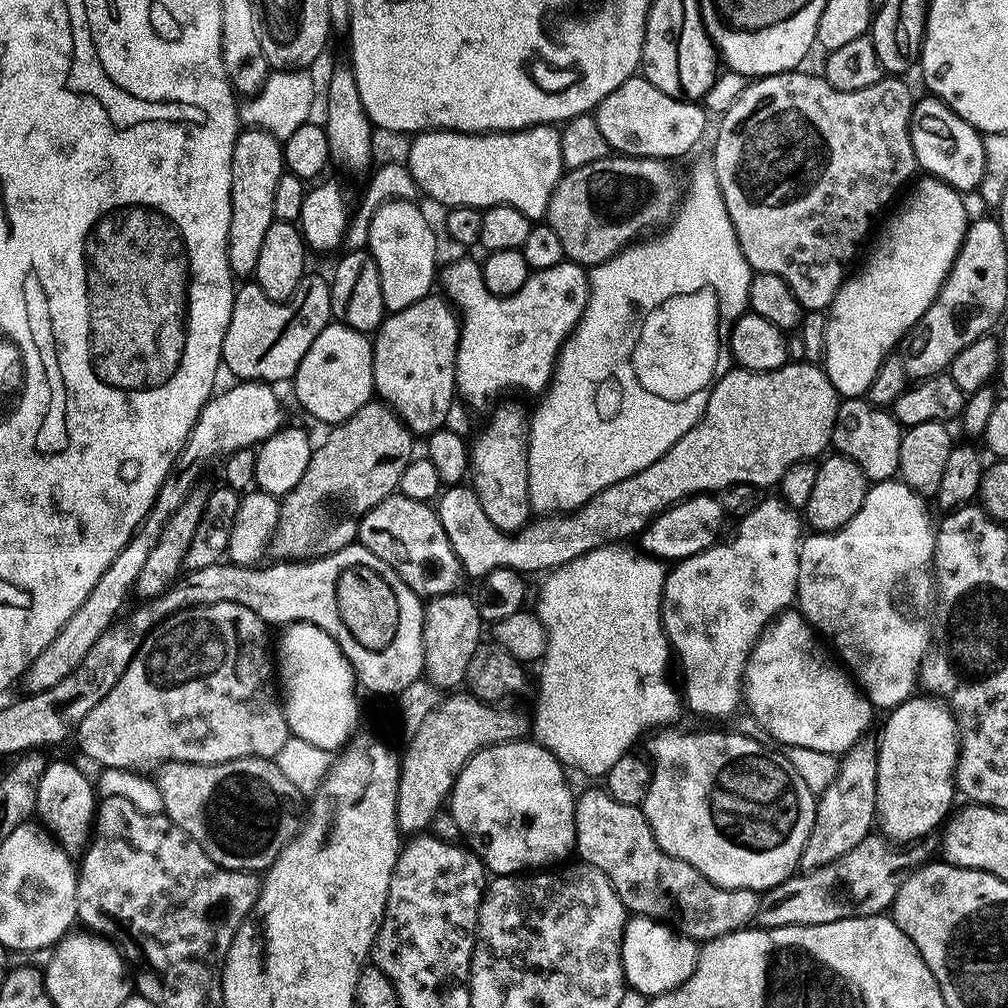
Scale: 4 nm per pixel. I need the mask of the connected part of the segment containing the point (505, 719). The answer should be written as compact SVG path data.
M460 694L449 695L447 697L449 700L441 699L437 703L436 709L424 719L422 726L415 729L413 736L416 737L413 738L408 753L403 753L398 794L398 826L401 833L424 834L431 829L435 816L443 811L449 803L462 770L478 753L499 744L515 744L527 741L533 731L533 721L529 714L527 716L526 713L512 708L516 706L488 704L485 700L480 700L471 694L456 695Z

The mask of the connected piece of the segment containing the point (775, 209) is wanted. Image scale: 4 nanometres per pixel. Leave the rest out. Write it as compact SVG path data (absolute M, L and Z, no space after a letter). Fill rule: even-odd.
M798 71L783 72L780 76L766 76L749 83L747 90L734 103L733 109L719 121L721 124L720 133L716 136L714 167L718 174L722 198L726 202L726 210L734 222L736 237L742 246L742 254L752 267L753 273L774 274L788 283L790 290L794 290L794 298L798 298L805 313L824 314L829 311L840 288L846 283L846 277L849 275L848 263L859 254L864 239L871 234L872 227L876 224L876 219L895 202L896 195L918 176L918 165L912 145L914 99L912 100L912 92L904 83L900 78L885 78L870 86L870 90L843 92L834 90L834 86L830 86L827 80L821 77L808 77Z

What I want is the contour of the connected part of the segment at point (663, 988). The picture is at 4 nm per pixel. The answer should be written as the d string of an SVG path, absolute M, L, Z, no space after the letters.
M645 916L629 919L628 929L624 932L624 979L633 993L640 993L647 998L664 996L682 986L694 974L696 963L700 957L697 941L681 936L675 928Z

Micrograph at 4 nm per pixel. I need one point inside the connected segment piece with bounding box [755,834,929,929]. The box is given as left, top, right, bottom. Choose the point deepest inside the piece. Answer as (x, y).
(864, 883)

